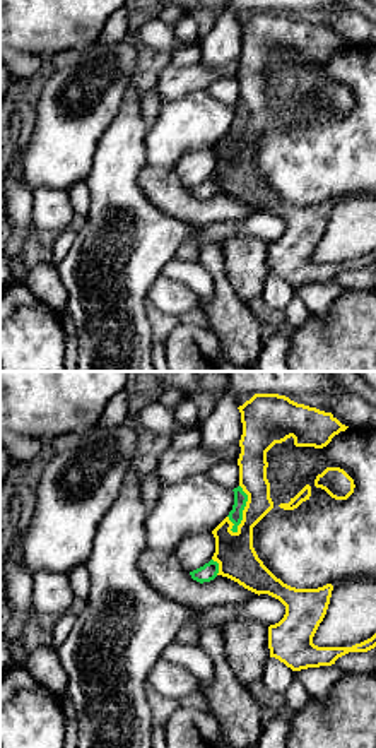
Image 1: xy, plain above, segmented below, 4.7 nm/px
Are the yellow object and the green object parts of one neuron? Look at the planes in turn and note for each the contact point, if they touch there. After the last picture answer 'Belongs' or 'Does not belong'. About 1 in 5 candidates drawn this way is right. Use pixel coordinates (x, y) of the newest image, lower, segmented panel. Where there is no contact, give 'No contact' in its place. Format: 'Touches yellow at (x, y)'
Touches yellow at (245, 509)

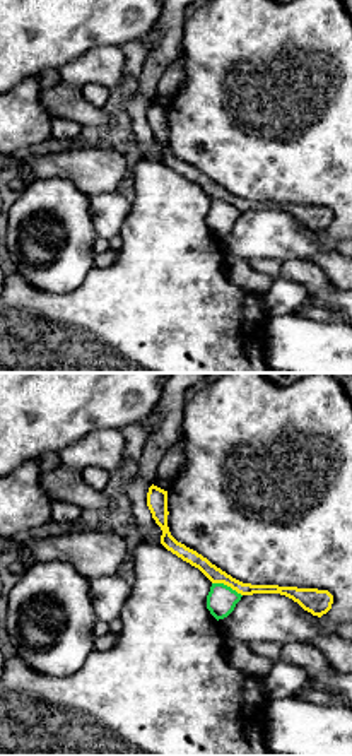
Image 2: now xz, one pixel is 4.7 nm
Touches yellow at (228, 585)

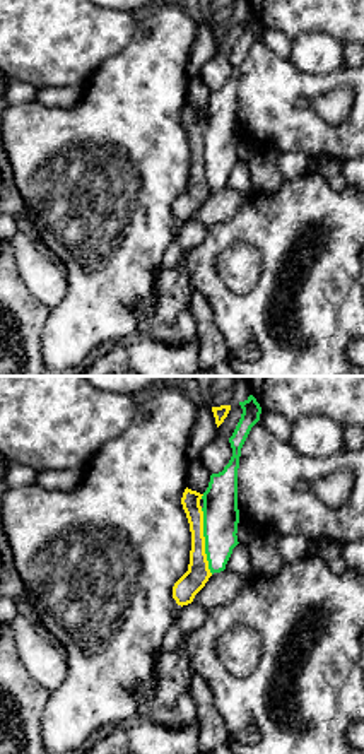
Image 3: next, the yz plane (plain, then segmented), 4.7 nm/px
Touches yellow at (204, 541)

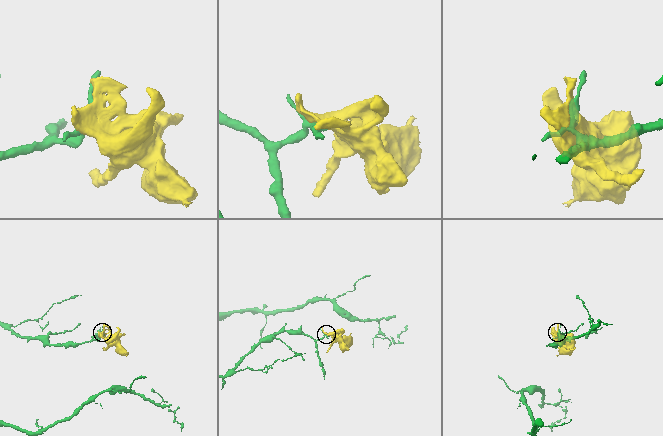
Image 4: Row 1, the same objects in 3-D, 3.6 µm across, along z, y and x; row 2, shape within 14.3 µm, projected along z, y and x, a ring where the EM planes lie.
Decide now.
Does not belong

